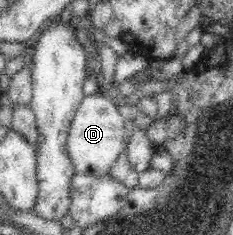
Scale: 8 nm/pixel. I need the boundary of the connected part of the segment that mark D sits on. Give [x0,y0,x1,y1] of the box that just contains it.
[66,94,125,176]

